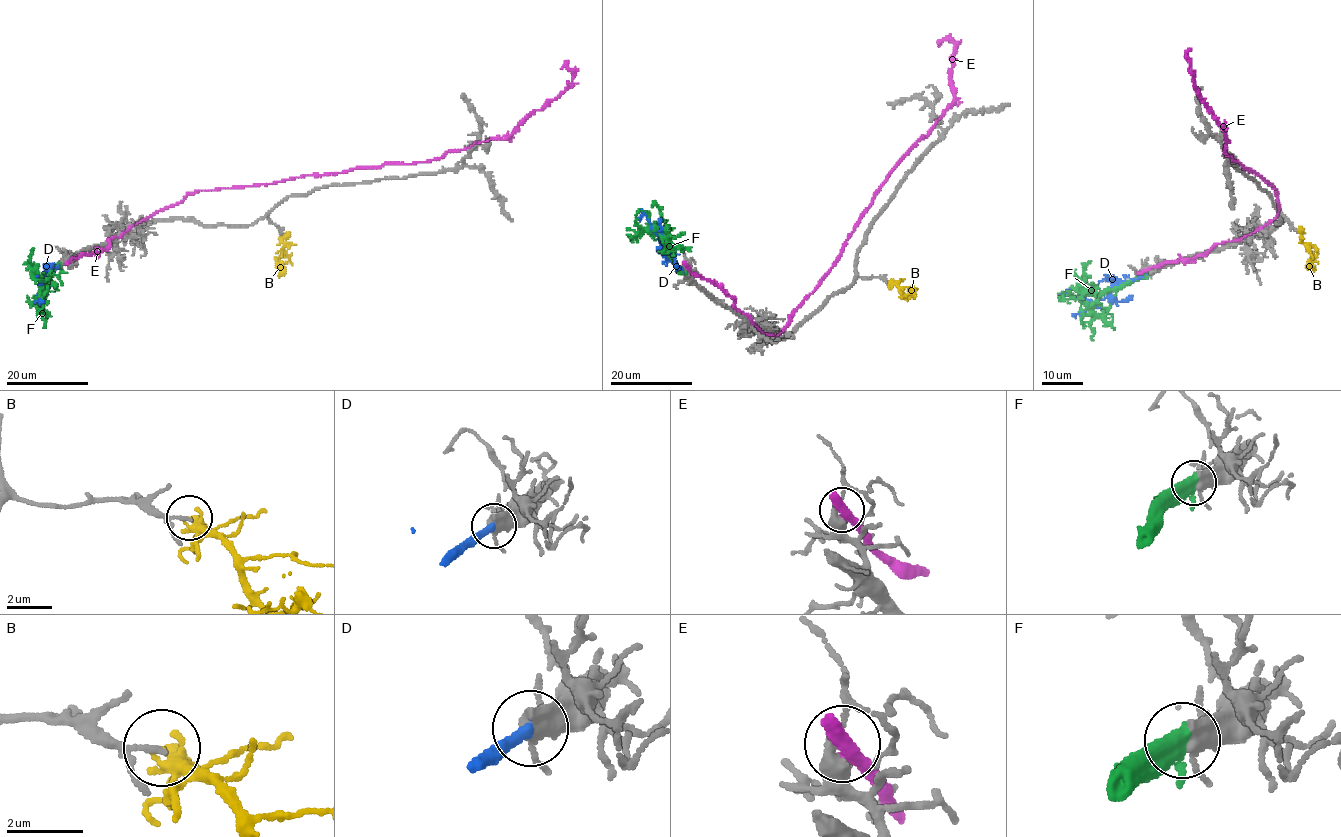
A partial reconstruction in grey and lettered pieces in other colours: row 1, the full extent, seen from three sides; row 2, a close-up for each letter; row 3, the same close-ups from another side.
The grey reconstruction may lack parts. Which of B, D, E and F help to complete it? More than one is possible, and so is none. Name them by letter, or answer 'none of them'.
F

